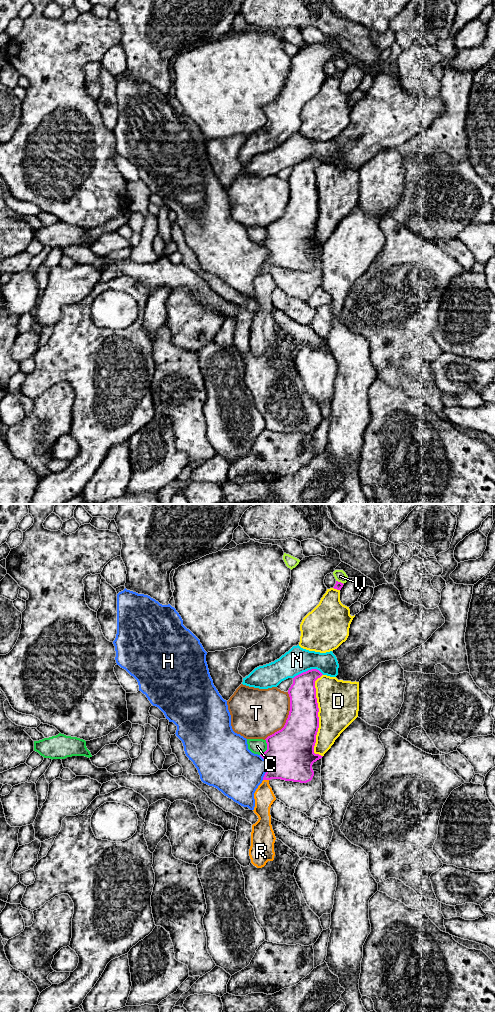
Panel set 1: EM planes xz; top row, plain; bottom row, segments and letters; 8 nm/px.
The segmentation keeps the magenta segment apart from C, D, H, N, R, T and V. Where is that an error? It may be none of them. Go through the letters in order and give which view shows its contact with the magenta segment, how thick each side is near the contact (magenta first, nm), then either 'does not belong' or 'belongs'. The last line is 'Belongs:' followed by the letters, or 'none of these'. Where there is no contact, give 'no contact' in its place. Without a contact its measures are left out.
C: contact in xz; calibres 380 and 130 nm; does not belong
D: contact in xz; calibres 300 and 340 nm; does not belong
H: contact in xz; calibres 380 and 380 nm; does not belong
N: contact in xz; calibres 220 and 220 nm; does not belong
R: contact in xz; calibres 340 and 160 nm; belongs
T: contact in xz; calibres 380 and 400 nm; does not belong
V: contact in xz; calibres 60 and 90 nm; does not belong
Belongs: R

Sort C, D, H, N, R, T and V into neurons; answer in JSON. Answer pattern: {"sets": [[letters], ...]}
{"sets": [["C"], ["D"], ["H"], ["N"], ["R"], ["T"], ["V"]]}

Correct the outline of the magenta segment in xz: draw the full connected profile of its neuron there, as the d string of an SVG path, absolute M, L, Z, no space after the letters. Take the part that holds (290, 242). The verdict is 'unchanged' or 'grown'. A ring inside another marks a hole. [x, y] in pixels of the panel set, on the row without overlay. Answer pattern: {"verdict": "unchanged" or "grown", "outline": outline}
{"verdict": "grown", "outline": "M311 157L293 166L293 172L288 178L290 199L286 211L281 218L265 227L267 238L260 242L260 244L268 250L269 256L263 265L262 271L254 281L255 295L253 299L259 307L252 313L251 334L249 337L251 351L257 356L264 355L268 349L273 349L275 344L274 331L276 325L271 313L270 296L276 285L269 273L269 269L271 267L281 267L307 271L314 264L313 251L323 245L314 241L316 223L319 216L319 196L316 186L315 169L322 163L319 158Z"}

